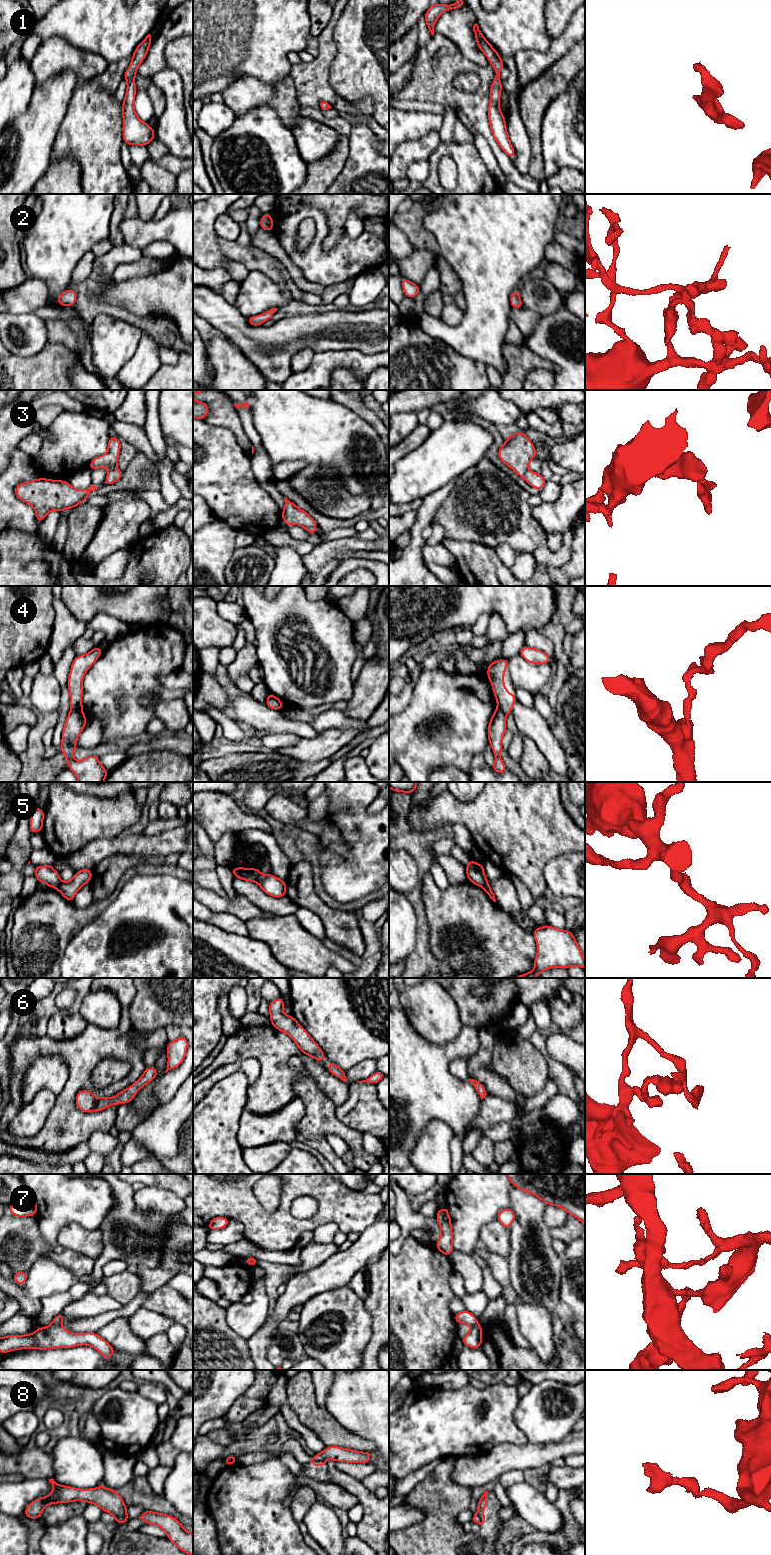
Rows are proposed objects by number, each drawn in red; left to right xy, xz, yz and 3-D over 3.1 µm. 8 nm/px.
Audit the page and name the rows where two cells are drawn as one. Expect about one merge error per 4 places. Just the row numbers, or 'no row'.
4, 5, 7, 8

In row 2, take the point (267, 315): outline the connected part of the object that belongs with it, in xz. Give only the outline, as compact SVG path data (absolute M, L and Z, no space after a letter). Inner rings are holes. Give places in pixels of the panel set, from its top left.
M272 308L272 309L266 311L265 313L263 313L261 315L249 317L249 318L247 318L248 323L251 326L259 326L259 325L262 325L262 323L265 322L265 321L267 321L267 320L269 320L274 315L274 313L277 310L278 310L277 308Z

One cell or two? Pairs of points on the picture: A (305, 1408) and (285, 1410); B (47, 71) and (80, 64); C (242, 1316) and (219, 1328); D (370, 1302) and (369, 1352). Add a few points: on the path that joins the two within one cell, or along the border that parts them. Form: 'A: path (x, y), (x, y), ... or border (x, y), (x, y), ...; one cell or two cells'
A: border (287, 1402), (297, 1418), (307, 1427); two cells
B: path (55, 64), (72, 64); one cell
C: border (225, 1308), (227, 1324), (245, 1339); two cells
D: path (378, 1314), (378, 1340); one cell

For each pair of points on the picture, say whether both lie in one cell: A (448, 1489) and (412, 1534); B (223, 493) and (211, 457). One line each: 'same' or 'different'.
A: same
B: same

